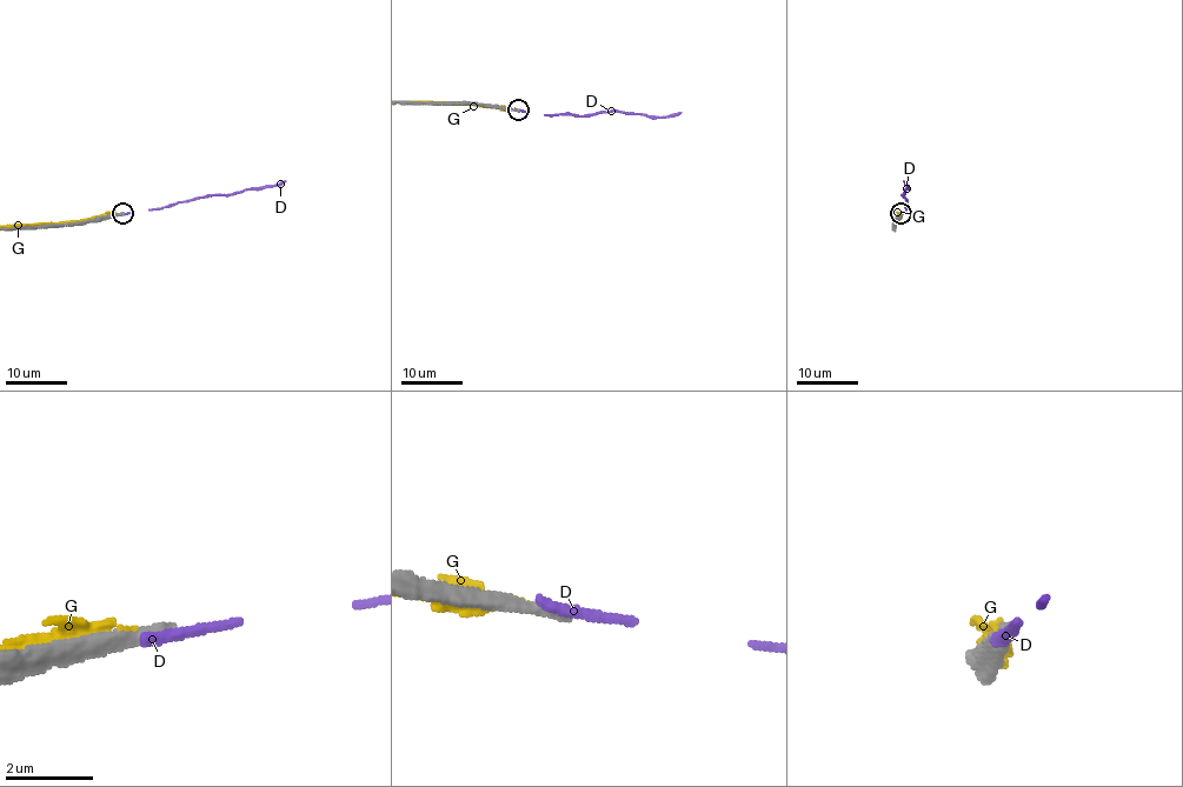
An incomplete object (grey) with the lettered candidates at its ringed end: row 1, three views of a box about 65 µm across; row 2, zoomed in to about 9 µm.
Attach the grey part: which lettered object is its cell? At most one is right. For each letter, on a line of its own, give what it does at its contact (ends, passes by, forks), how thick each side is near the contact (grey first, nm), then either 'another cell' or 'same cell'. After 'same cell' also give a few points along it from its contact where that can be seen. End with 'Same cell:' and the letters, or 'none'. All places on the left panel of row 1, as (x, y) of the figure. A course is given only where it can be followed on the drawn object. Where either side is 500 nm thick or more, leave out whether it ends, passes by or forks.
D: it ends | 340/320 nm | another cell
G: it passes by | 400/400 nm | another cell
Same cell: none

